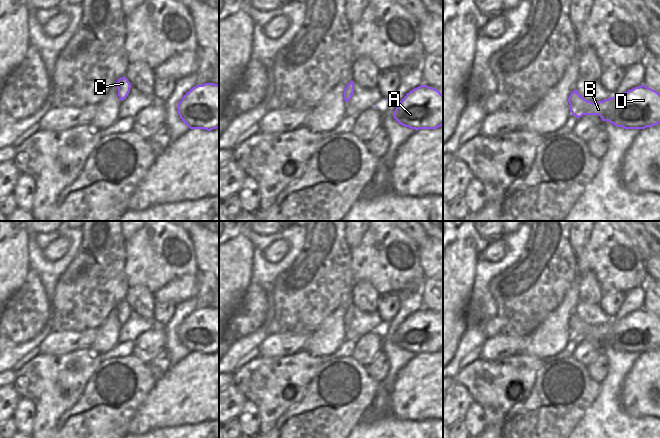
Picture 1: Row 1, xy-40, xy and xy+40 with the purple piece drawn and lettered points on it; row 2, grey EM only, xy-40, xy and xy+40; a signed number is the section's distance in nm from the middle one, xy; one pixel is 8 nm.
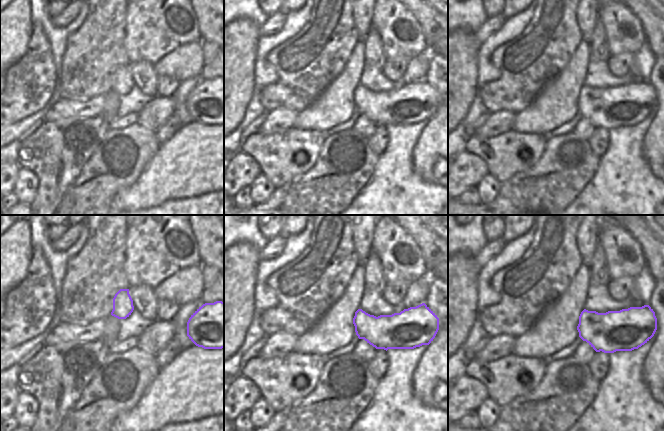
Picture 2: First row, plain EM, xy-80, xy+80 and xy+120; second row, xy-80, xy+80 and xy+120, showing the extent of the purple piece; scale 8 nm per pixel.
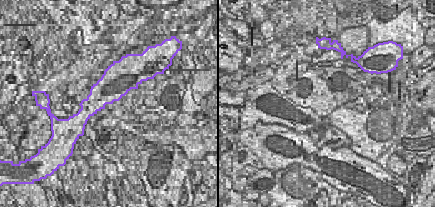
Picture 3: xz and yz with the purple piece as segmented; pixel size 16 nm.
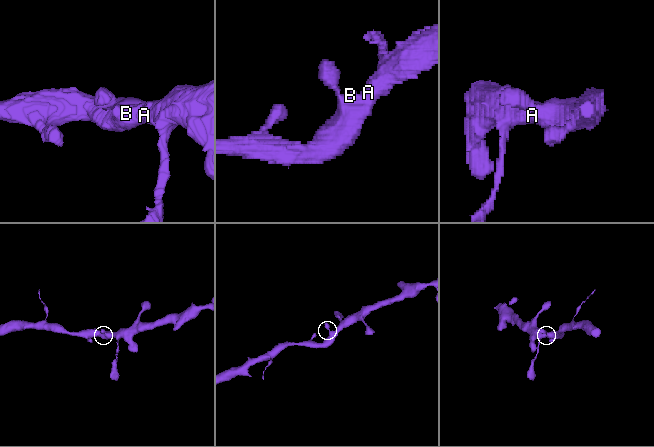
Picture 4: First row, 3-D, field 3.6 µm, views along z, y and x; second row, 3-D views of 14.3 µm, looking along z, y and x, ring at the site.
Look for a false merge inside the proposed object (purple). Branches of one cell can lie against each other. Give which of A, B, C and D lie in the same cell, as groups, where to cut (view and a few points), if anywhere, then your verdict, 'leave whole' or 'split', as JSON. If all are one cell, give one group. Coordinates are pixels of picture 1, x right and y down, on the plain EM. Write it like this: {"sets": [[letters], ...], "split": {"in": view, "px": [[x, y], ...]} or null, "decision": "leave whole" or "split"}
{"sets": [["A", "B", "C", "D"]], "split": null, "decision": "leave whole"}

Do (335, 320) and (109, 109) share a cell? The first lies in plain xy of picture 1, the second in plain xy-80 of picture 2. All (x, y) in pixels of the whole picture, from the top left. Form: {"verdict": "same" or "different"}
{"verdict": "same"}

